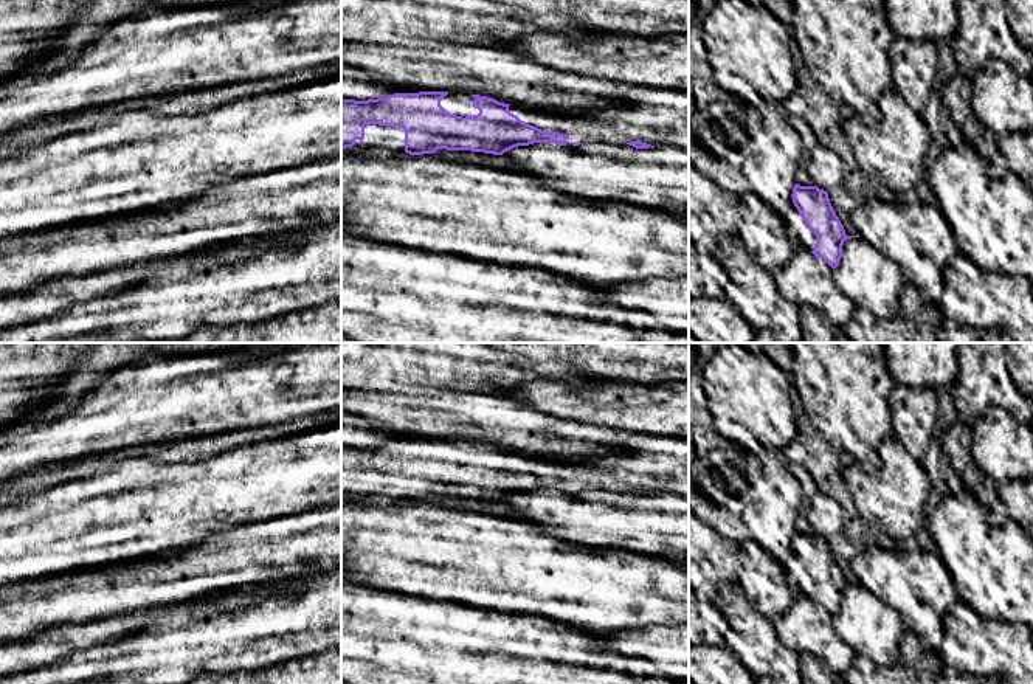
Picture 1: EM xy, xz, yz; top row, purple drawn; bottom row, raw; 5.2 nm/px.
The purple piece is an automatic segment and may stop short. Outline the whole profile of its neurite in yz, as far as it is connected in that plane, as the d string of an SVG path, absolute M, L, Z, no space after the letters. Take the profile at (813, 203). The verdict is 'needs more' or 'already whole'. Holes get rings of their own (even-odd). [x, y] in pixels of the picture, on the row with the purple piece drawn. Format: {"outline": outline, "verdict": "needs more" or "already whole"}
{"outline": "M796 183L791 197L802 219L817 237L817 244L811 253L824 259L834 270L842 257L844 242L852 237L859 237L859 234L845 234L827 191L817 186L800 186Z", "verdict": "already whole"}

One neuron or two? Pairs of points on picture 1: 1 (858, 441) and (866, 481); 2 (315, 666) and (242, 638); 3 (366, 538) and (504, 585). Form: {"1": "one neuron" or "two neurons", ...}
{"1": "two neurons", "2": "two neurons", "3": "one neuron"}

